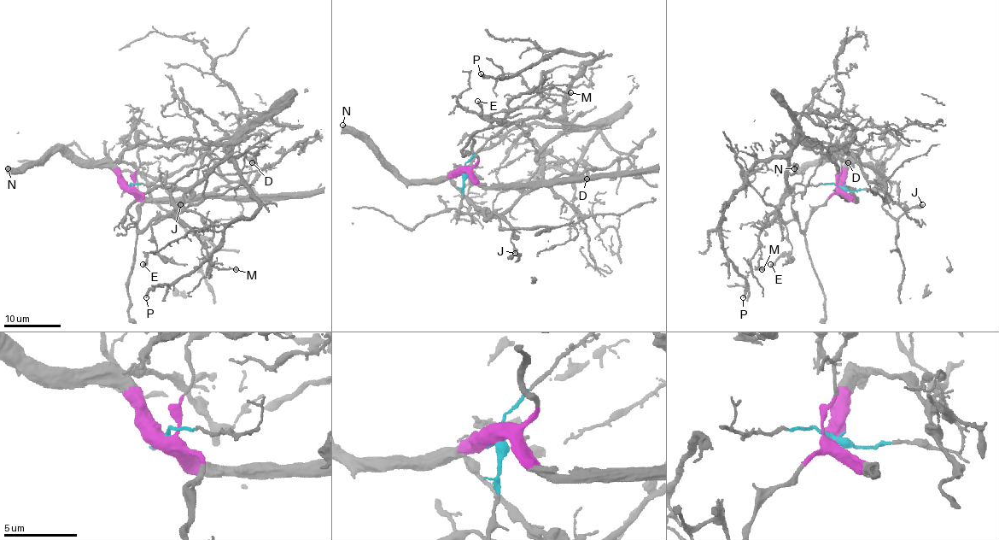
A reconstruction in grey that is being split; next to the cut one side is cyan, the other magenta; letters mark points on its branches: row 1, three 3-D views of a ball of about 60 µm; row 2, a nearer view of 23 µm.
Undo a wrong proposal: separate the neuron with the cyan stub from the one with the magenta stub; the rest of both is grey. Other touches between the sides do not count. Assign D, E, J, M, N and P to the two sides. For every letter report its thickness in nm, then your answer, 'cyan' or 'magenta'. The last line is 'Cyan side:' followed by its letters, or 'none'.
D: 240 nm | magenta
E: 360 nm | magenta
J: 440 nm | magenta
M: 170 nm | cyan
N: 550 nm | magenta
P: 240 nm | cyan
Cyan side: M, P

